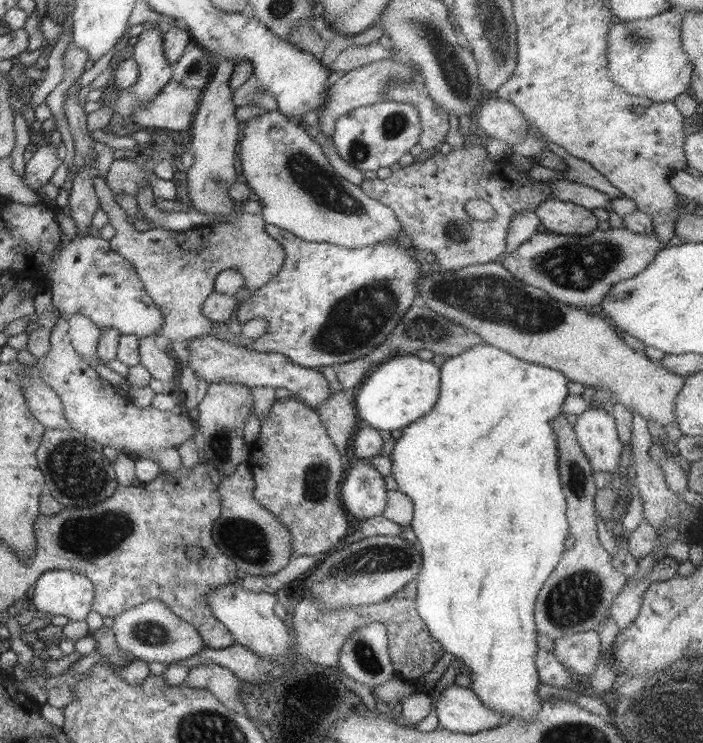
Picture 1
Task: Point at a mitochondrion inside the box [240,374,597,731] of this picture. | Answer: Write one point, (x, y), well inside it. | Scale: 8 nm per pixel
(366, 561)

